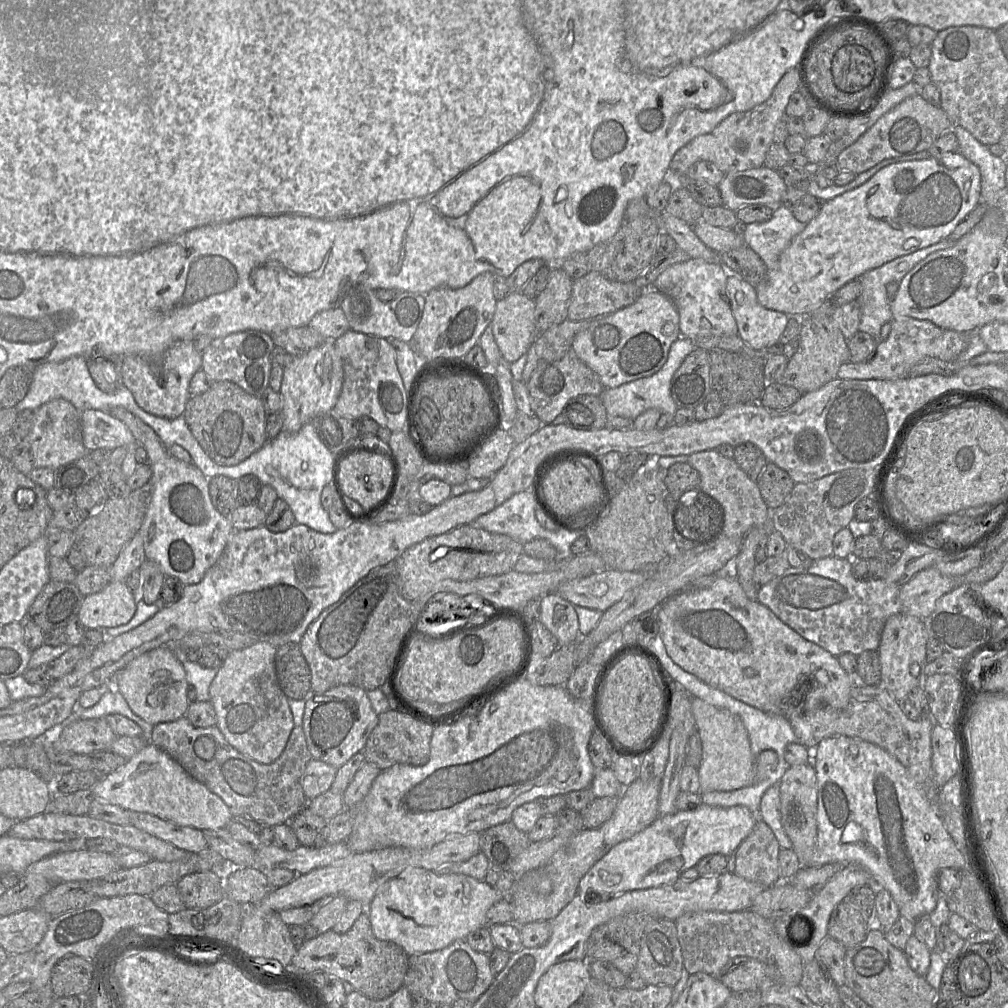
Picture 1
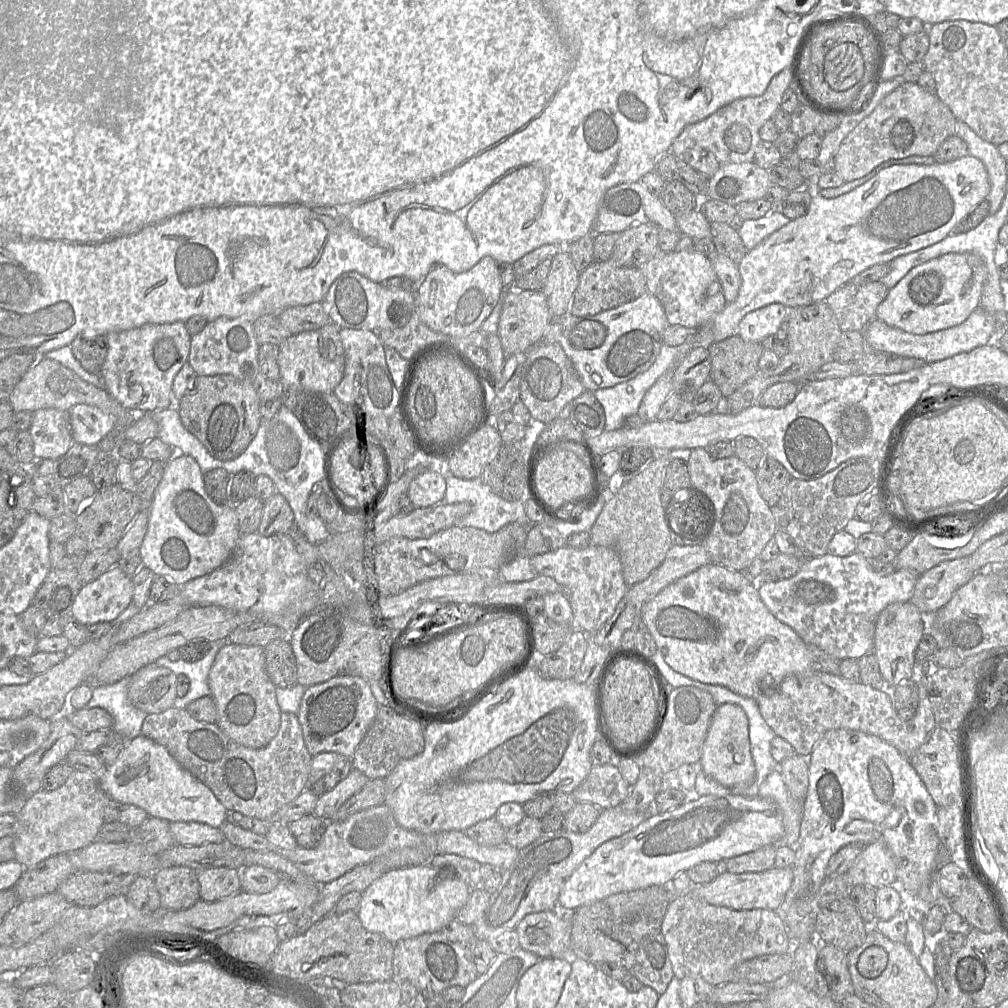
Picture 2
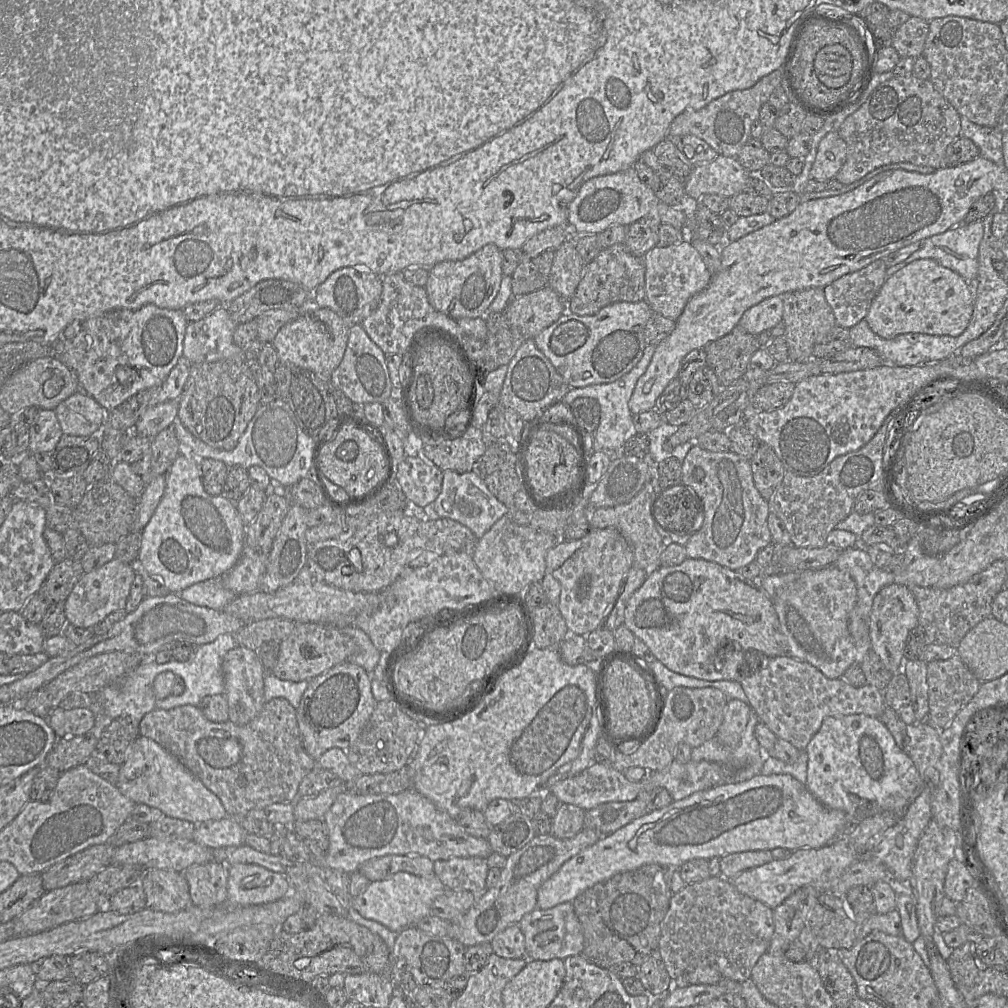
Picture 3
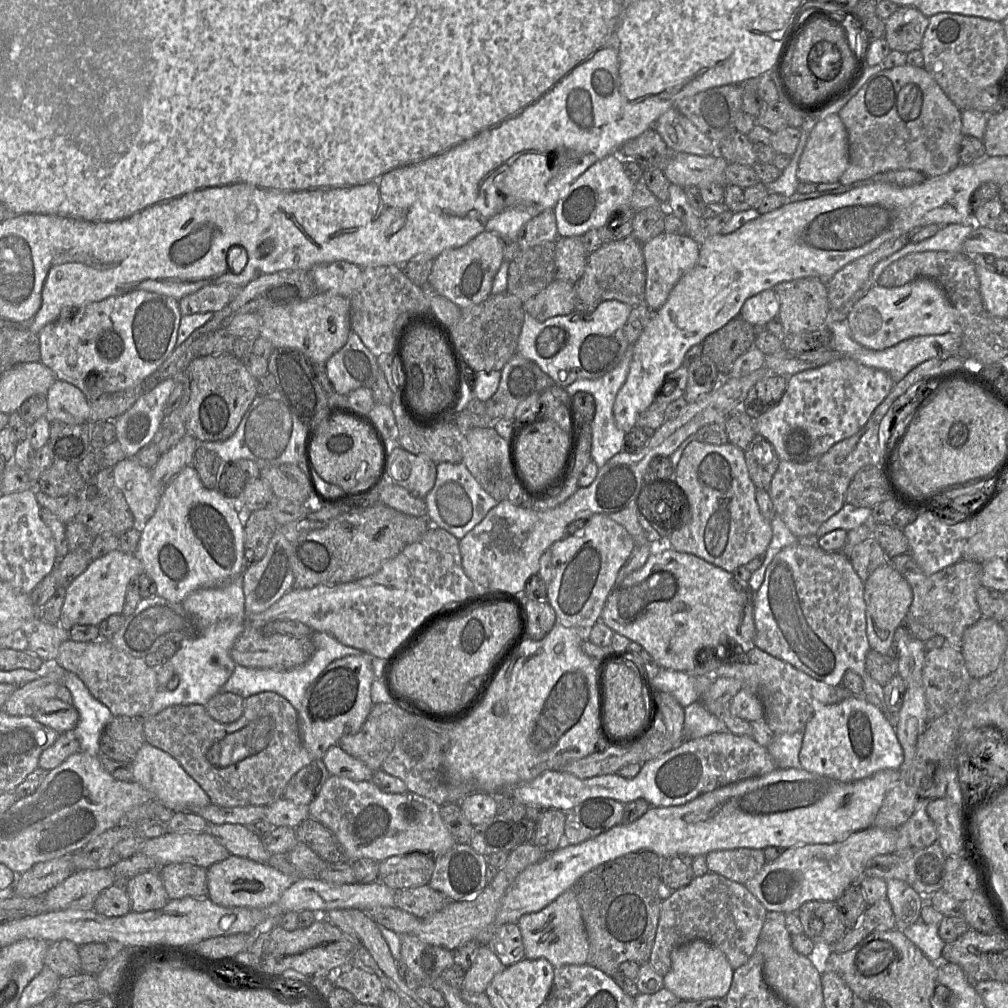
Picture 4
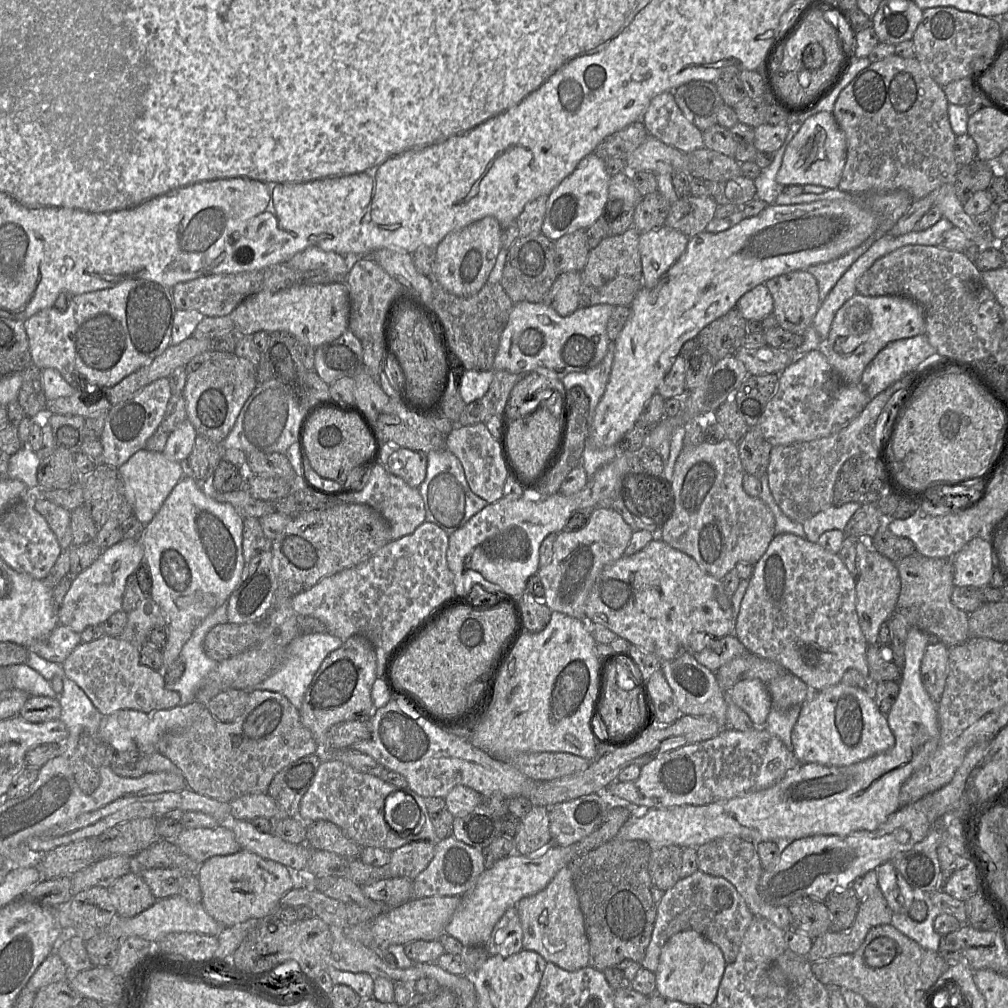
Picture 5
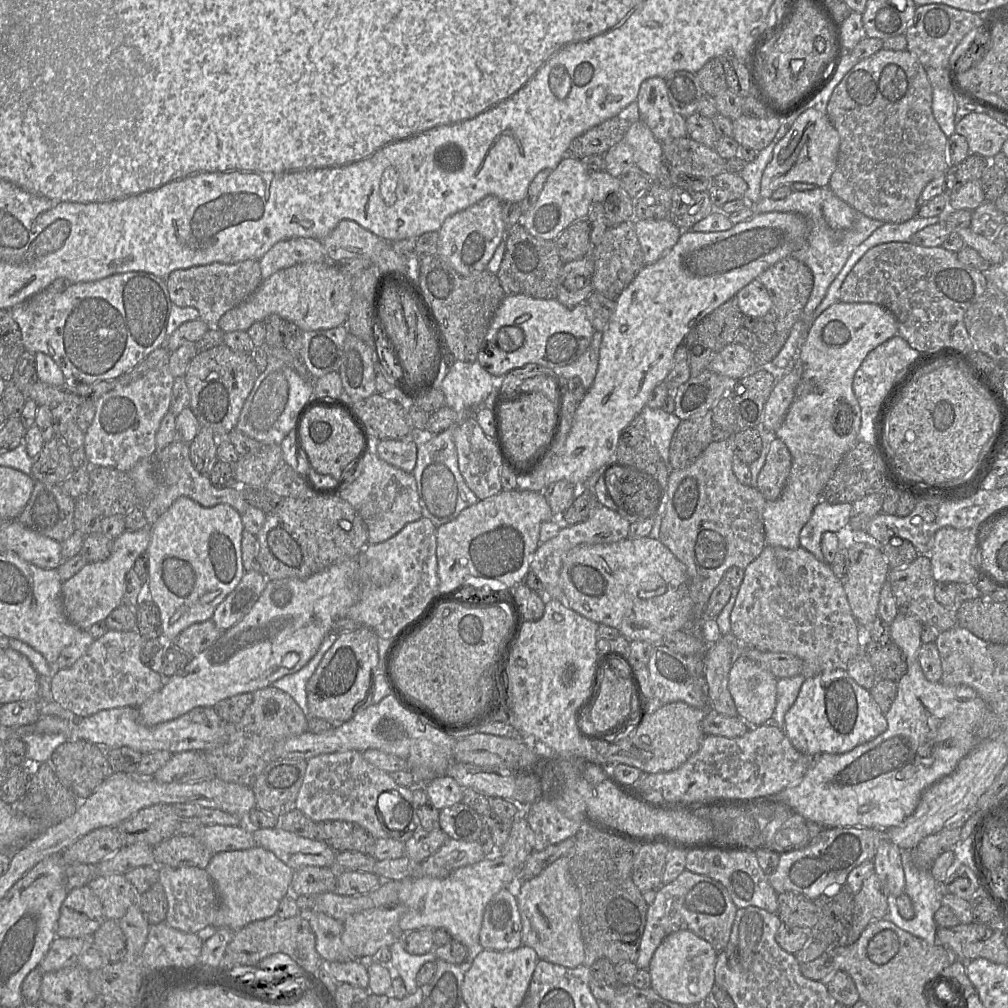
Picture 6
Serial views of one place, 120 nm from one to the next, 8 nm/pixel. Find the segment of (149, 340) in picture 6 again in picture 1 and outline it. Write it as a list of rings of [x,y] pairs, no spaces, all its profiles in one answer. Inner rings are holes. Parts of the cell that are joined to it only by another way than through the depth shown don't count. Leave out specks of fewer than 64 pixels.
[[[192,340],[178,341],[157,357],[122,357],[123,386],[131,392],[137,405],[145,412],[166,419],[175,419],[183,416],[190,398],[190,381],[193,375],[201,370],[201,366],[201,353],[195,349]]]

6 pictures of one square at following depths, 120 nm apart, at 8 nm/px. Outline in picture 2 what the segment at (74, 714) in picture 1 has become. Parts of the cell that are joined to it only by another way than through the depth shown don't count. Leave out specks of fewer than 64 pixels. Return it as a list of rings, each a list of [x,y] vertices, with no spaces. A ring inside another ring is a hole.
[[[129,677],[110,685],[95,685],[92,690],[92,697],[84,708],[102,708],[113,718],[112,731],[127,740],[132,740],[141,735],[143,721],[148,714],[139,710],[128,699]]]

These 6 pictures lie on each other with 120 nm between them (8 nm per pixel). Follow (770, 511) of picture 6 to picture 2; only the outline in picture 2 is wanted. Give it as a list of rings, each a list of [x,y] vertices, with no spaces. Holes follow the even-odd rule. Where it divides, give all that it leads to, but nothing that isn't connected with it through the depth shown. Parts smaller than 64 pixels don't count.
[[[948,253],[912,268],[893,288],[876,310],[876,318],[891,327],[912,334],[924,335],[951,328],[963,323],[980,305],[980,298],[987,277],[983,260],[972,253]]]

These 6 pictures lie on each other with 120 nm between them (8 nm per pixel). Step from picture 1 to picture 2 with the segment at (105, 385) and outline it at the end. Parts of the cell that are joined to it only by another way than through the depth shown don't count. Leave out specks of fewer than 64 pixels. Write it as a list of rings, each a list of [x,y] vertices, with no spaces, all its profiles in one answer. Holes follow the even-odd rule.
[[[77,336],[69,346],[74,357],[87,372],[100,375],[107,355],[107,345],[104,337],[86,339]]]

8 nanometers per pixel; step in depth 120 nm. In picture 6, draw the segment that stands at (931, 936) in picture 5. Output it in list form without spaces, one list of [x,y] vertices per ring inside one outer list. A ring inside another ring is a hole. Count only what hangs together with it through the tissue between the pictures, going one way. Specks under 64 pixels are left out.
[[[900,849],[901,862],[905,875],[905,890],[904,893],[911,899],[914,917],[912,919],[903,918],[894,903],[894,899],[890,897],[890,906],[886,915],[886,919],[890,920],[899,928],[907,931],[908,933],[923,939],[930,945],[938,944],[937,929],[938,926],[934,920],[935,912],[942,905],[943,893],[949,893],[942,889],[942,886],[936,882],[929,869],[917,867],[911,858],[911,849]]]

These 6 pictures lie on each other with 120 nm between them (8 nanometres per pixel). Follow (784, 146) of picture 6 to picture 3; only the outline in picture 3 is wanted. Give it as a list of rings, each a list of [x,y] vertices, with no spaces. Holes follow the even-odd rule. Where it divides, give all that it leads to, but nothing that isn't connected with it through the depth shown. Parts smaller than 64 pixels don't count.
[[[837,131],[829,132],[819,143],[812,165],[811,179],[831,181],[835,179],[846,160],[847,147]]]

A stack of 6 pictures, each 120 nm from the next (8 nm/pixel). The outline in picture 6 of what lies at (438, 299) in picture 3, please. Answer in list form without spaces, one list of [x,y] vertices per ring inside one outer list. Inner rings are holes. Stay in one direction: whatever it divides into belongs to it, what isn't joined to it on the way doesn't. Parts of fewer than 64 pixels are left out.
[[[487,196],[447,217],[438,233],[437,256],[457,273],[469,276],[487,270],[497,247],[505,239],[503,202],[495,196]]]

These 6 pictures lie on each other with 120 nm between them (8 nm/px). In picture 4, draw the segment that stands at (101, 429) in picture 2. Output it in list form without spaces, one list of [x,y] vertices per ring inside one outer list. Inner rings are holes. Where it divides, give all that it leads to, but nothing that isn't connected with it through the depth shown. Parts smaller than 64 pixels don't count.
[[[56,379],[46,394],[51,420],[59,420],[70,425],[86,423],[91,412],[84,393],[73,384]]]

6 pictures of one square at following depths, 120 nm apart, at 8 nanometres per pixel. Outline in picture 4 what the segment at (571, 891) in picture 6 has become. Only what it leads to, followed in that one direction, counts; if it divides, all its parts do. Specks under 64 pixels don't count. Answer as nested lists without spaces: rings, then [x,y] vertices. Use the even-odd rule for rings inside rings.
[[[572,888],[559,895],[542,910],[522,915],[517,924],[522,935],[525,958],[546,959],[555,968],[587,963],[588,937],[580,907]]]

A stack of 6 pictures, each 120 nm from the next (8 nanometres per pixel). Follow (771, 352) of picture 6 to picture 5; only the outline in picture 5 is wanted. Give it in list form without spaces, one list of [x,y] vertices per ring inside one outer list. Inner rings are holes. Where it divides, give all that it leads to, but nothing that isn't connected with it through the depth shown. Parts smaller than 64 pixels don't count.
[[[797,270],[769,279],[764,285],[772,295],[778,326],[803,334],[821,304],[816,278],[806,270]]]

